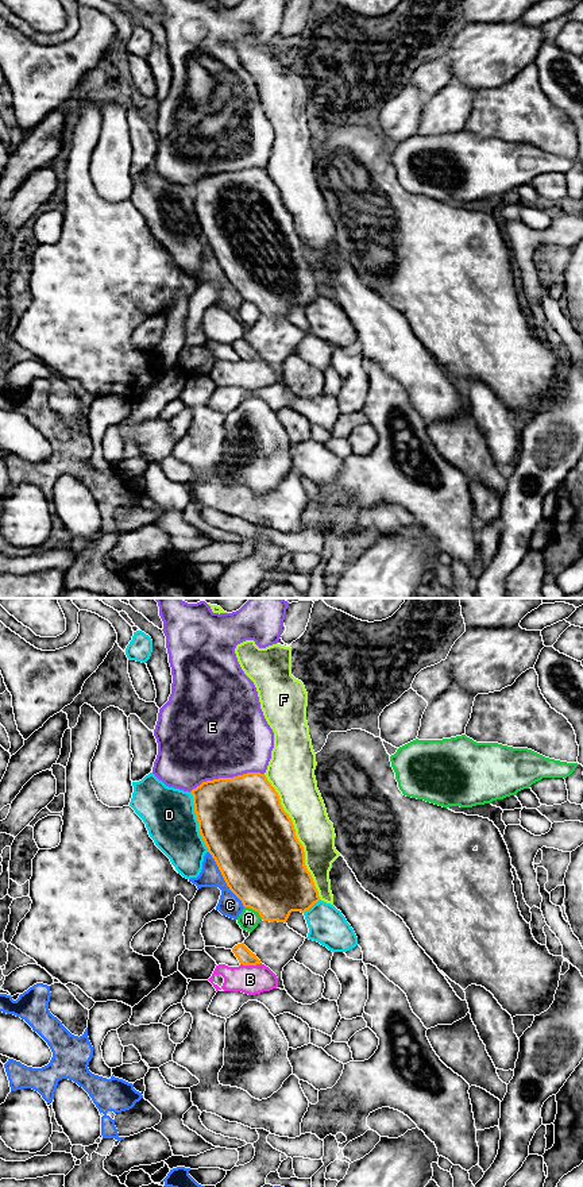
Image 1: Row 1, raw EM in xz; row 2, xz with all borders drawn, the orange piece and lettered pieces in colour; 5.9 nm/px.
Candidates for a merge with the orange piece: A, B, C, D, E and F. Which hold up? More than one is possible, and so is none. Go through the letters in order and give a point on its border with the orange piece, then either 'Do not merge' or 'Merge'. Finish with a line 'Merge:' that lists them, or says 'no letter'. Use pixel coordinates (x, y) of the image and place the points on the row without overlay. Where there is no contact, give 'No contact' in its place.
A: Touches orange at xz (254, 304). Do not merge
B: Touches orange at xz (250, 359). Do not merge
C: Touches orange at xz (224, 274). Do not merge
D: Touches orange at xz (199, 218). Do not merge
E: Touches orange at xz (226, 173). Do not merge
F: Touches orange at xz (296, 231). Do not merge
Merge: no letter

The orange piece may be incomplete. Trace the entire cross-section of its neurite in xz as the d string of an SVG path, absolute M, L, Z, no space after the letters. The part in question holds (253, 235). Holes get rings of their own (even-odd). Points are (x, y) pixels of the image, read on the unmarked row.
M247 167L206 176L190 189L208 247L244 302L258 307L263 316L286 319L292 307L305 308L320 296L293 216L265 169Z

